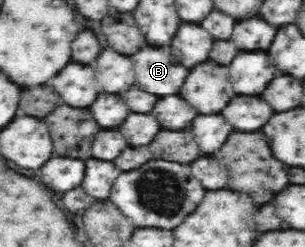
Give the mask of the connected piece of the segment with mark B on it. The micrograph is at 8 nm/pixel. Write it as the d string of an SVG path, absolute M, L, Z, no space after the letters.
M147 46L131 58L141 90L157 96L179 94L189 70L181 64L181 60L177 60L177 56L173 56L169 46Z

